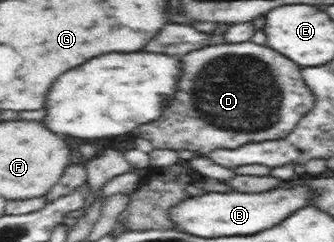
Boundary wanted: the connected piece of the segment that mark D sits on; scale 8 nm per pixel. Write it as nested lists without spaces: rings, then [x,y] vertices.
[[[250,41],[209,44],[181,55],[181,75],[177,76],[175,85],[179,85],[179,97],[169,101],[158,117],[159,121],[140,125],[135,131],[139,138],[151,142],[154,150],[187,149],[207,156],[216,149],[239,148],[249,144],[249,141],[282,140],[287,133],[294,131],[301,117],[307,115],[315,105],[314,94],[306,85],[299,65],[269,46]]]

